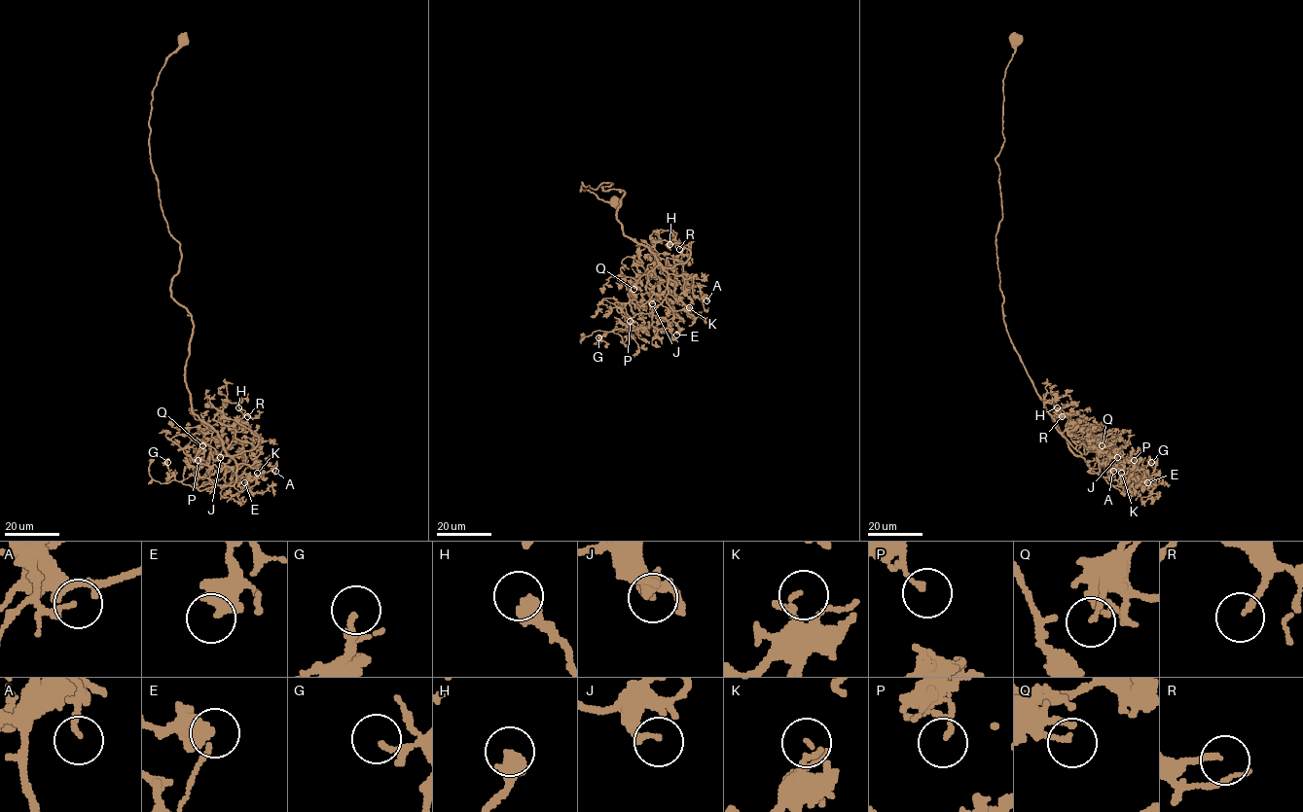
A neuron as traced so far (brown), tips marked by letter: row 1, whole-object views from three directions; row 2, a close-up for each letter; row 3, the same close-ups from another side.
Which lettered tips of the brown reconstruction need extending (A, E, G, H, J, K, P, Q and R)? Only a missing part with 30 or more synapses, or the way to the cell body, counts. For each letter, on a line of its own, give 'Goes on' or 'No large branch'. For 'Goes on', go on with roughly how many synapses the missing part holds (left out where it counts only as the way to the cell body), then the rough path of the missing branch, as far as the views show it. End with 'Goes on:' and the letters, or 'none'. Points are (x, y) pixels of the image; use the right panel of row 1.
A: No large branch
E: No large branch
G: No large branch
H: Goes on. Roughly 45 synapses. Course of what is missing: (1057, 407), (1068, 412)
J: Goes on. Roughly 35 synapses. Course of what is missing: (1117, 457), (1131, 450)
K: No large branch
P: No large branch
Q: No large branch
R: Goes on. Roughly 35 synapses
Goes on: H, J, R

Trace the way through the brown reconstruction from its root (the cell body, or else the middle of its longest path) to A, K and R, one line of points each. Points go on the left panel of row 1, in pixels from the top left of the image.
A: (183, 40), (153, 89), (149, 154), (180, 246), (171, 297), (193, 325), (191, 407), (238, 464), (275, 471)
K: (183, 40), (153, 89), (149, 154), (180, 246), (171, 297), (193, 325), (185, 382), (235, 476), (257, 473)
R: (183, 40), (149, 154), (193, 325), (185, 382), (229, 455), (258, 443), (247, 416)

